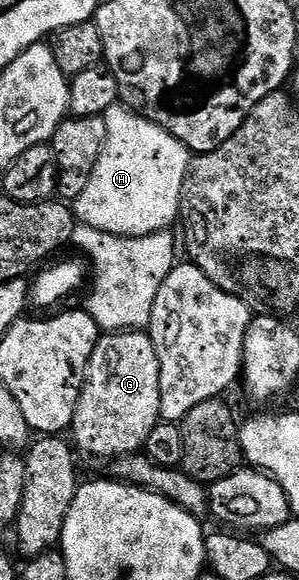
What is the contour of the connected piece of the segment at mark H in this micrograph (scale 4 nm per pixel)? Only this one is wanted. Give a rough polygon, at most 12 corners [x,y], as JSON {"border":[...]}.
{"border":[[127,105],[74,214],[111,235],[167,231],[190,152]]}

